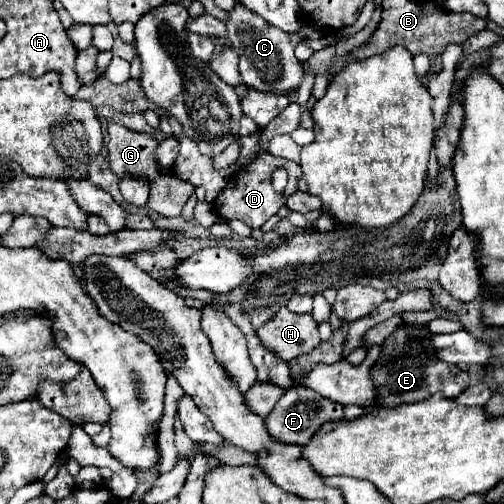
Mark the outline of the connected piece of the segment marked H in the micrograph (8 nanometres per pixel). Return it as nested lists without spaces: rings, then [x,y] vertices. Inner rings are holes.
[[[281,308],[271,320],[267,320],[257,334],[261,342],[269,350],[277,352],[285,362],[291,362],[301,354],[309,354],[321,344],[313,314],[295,314],[287,308]]]

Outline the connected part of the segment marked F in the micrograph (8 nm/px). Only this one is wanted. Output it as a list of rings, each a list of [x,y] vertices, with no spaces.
[[[297,384],[291,390],[287,390],[285,396],[281,396],[281,400],[275,404],[273,412],[265,418],[265,428],[279,442],[305,446],[309,442],[311,434],[315,434],[315,430],[317,430],[319,424],[331,422],[331,420],[339,420],[339,418],[343,418],[343,406],[341,404],[325,400],[317,392],[313,392],[313,390]]]

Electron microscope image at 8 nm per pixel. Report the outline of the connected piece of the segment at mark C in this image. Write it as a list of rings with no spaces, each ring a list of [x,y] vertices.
[[[235,2],[233,10],[227,12],[227,40],[231,44],[231,48],[237,52],[239,56],[239,72],[243,82],[249,88],[261,90],[261,92],[275,92],[275,94],[289,94],[291,90],[297,90],[297,86],[301,84],[301,76],[303,76],[303,68],[297,62],[297,58],[293,56],[295,46],[299,44],[301,38],[319,38],[323,28],[321,26],[303,26],[297,32],[283,32],[279,28],[275,28],[273,24],[265,22],[257,12],[249,10],[243,2]]]

